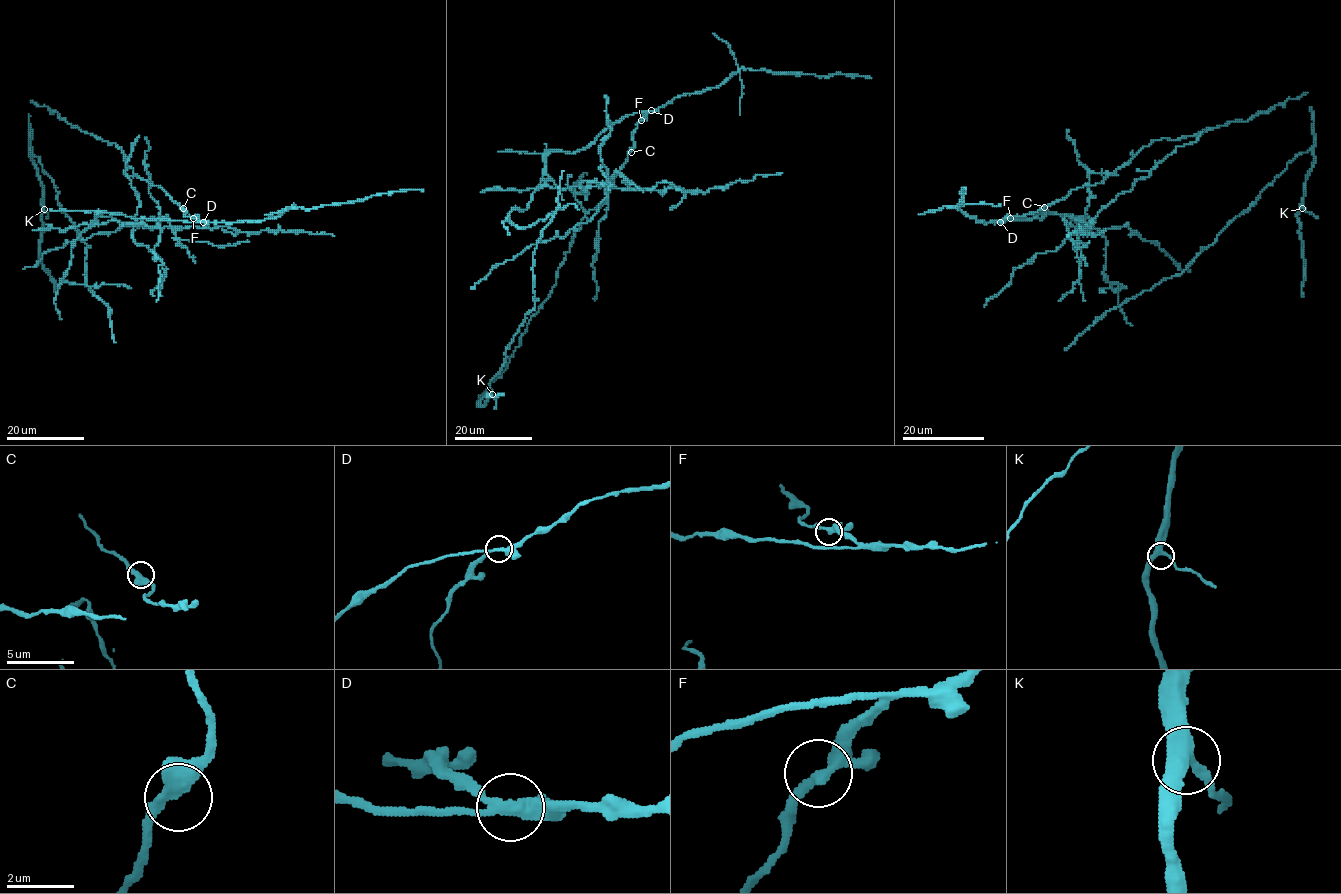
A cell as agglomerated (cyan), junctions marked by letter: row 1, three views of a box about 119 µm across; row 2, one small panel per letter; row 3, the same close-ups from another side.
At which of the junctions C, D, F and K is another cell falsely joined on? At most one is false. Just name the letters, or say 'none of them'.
D

